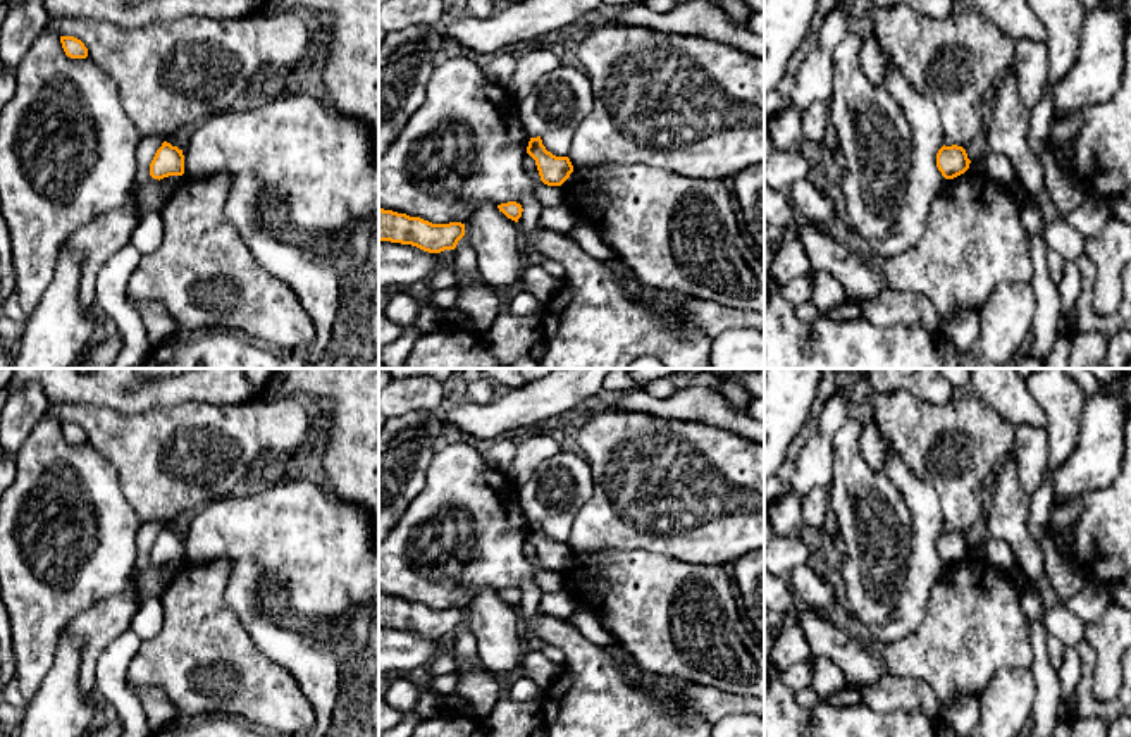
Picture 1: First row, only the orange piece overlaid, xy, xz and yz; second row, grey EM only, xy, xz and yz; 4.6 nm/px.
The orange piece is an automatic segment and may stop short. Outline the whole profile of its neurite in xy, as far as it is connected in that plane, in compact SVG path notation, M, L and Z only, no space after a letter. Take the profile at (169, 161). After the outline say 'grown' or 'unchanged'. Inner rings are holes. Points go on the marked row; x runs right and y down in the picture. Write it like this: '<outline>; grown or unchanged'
M164 141L150 164L150 176L160 181L169 176L182 176L182 174L184 174L182 150Z; unchanged

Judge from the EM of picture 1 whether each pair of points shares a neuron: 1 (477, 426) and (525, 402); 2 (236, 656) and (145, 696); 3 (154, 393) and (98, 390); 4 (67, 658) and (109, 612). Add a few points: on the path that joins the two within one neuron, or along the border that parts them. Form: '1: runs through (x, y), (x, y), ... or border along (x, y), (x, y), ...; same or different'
1: runs through (489, 421), (513, 408); same
2: border along (129, 682), (160, 687), (179, 713); different
3: runs through (140, 395), (124, 396), (112, 390); same
4: border along (64, 629), (83, 643), (80, 681); different

